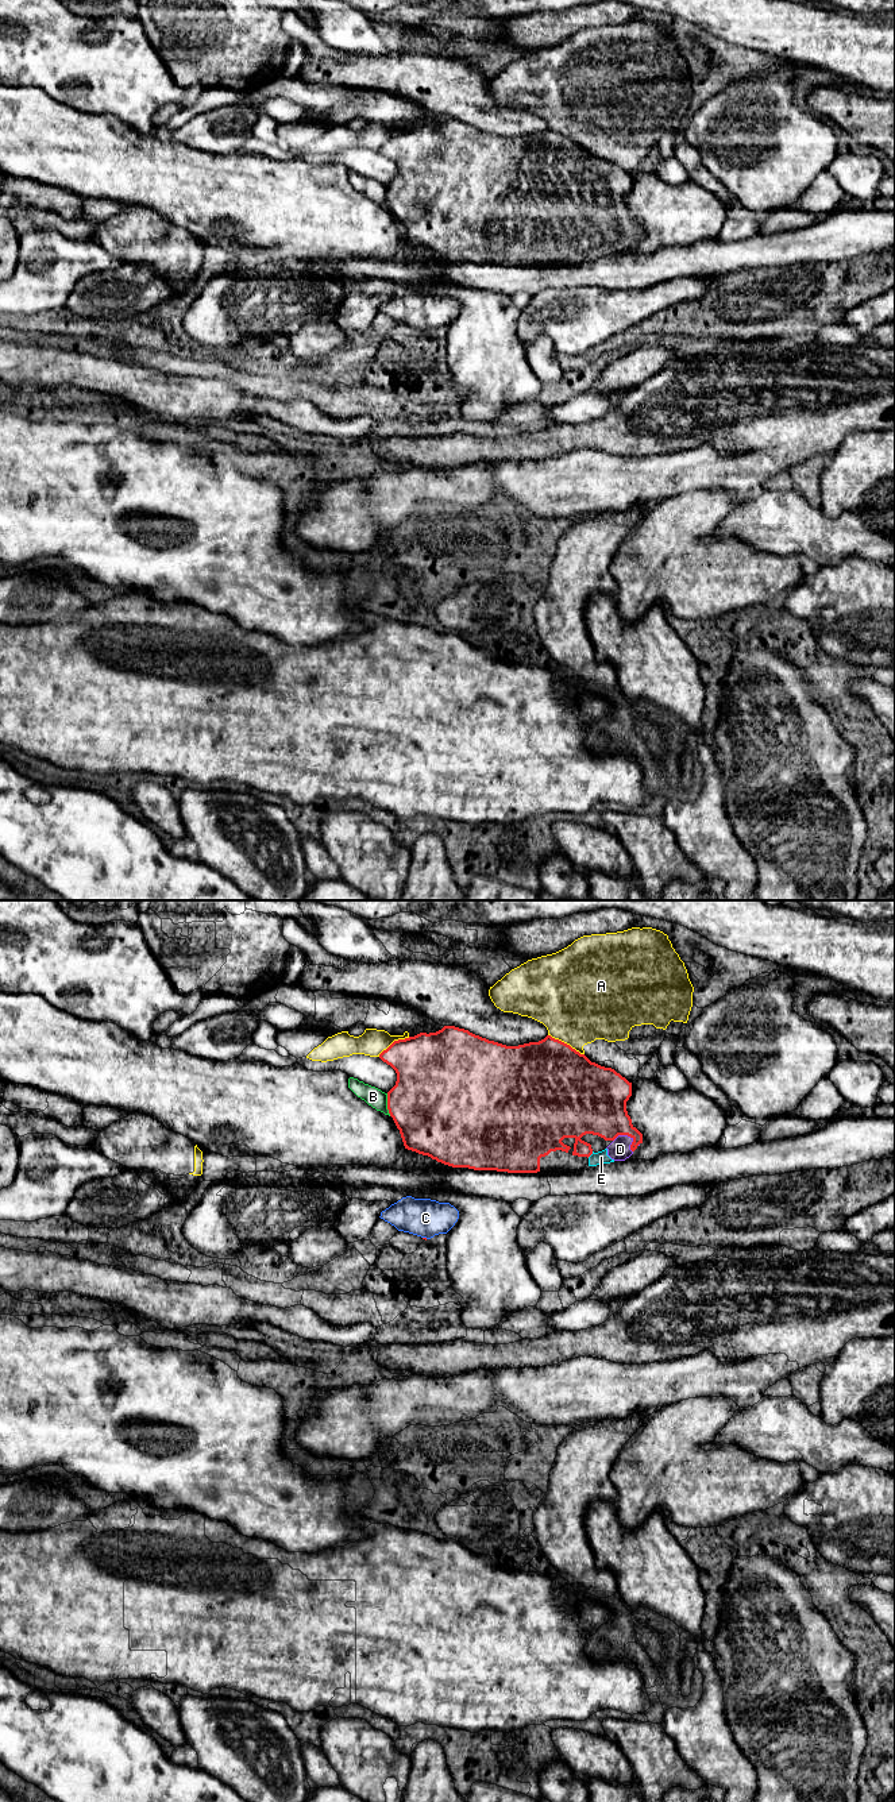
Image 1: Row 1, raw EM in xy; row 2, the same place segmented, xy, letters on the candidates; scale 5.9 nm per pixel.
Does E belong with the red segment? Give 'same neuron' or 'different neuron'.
same neuron

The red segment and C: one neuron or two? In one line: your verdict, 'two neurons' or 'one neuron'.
one neuron

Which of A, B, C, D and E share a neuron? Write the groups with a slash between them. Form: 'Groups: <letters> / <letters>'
Groups: A / B / C D E

